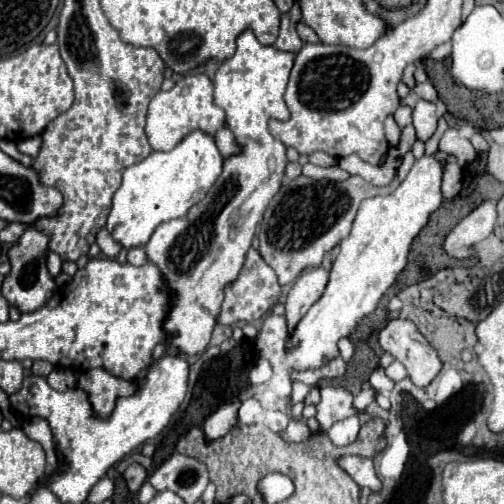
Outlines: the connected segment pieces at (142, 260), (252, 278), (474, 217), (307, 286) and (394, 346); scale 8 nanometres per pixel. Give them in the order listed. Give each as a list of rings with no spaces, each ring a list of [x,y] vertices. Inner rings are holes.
[[[132,248],[132,250],[128,250],[128,254],[126,254],[126,260],[130,262],[130,264],[134,264],[134,266],[140,266],[140,264],[146,264],[148,262],[148,258],[146,258],[146,252],[144,252],[144,248]]]
[[[250,248],[246,254],[246,260],[244,260],[244,266],[238,274],[238,280],[226,284],[226,288],[224,288],[224,302],[222,302],[222,310],[216,318],[216,324],[232,326],[240,320],[254,322],[254,320],[262,318],[268,312],[268,308],[272,308],[280,300],[280,294],[282,294],[282,288],[278,284],[276,272],[264,262],[264,258],[260,256],[258,250]]]
[[[486,200],[476,210],[472,210],[466,218],[462,218],[460,224],[446,236],[444,250],[452,254],[454,250],[478,244],[480,240],[490,236],[494,224],[496,224],[496,204]]]
[[[310,268],[294,282],[284,304],[290,330],[296,328],[296,324],[302,320],[308,308],[322,296],[326,284],[328,284],[328,270],[324,268]]]
[[[388,320],[386,328],[378,334],[378,342],[406,366],[408,376],[416,386],[428,386],[442,370],[438,352],[430,346],[412,320]]]

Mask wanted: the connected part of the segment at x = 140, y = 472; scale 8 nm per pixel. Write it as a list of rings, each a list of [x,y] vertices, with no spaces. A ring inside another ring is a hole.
[[[130,464],[124,472],[124,480],[128,482],[130,492],[138,492],[140,486],[144,484],[144,480],[146,480],[146,470],[140,464]]]

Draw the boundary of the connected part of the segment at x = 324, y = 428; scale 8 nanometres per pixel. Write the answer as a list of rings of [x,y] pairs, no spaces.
[[[326,386],[320,390],[320,394],[322,394],[322,400],[316,406],[318,408],[316,418],[320,420],[320,432],[328,432],[330,426],[338,420],[360,414],[360,410],[352,406],[352,394],[348,390],[340,386]]]

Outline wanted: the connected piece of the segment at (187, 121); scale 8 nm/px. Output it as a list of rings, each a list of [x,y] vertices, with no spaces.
[[[206,74],[184,76],[172,90],[158,92],[150,102],[146,116],[146,136],[152,150],[172,150],[184,136],[188,136],[188,132],[192,132],[192,128],[216,134],[216,130],[224,126],[224,110],[214,104],[212,92],[214,84]]]

